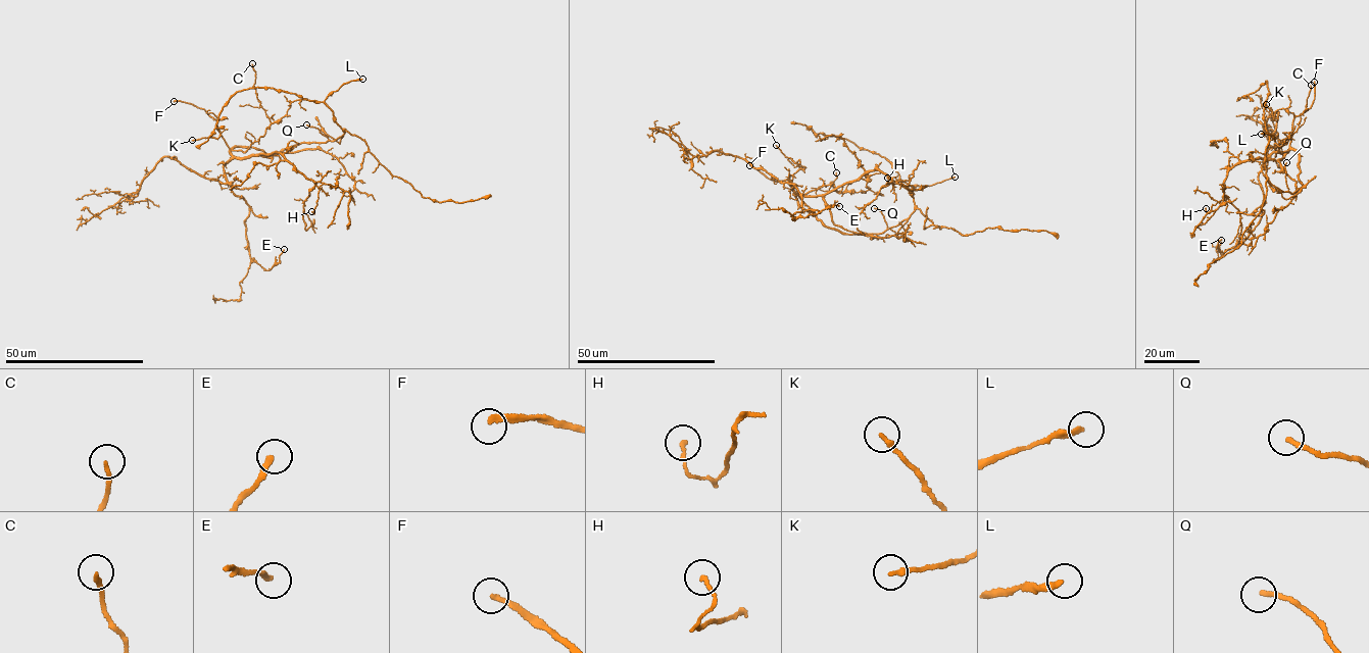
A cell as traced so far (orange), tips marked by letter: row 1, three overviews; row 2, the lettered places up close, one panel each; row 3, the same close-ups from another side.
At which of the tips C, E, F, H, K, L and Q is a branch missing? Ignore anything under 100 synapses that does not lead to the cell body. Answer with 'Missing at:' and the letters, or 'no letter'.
Missing at: F

